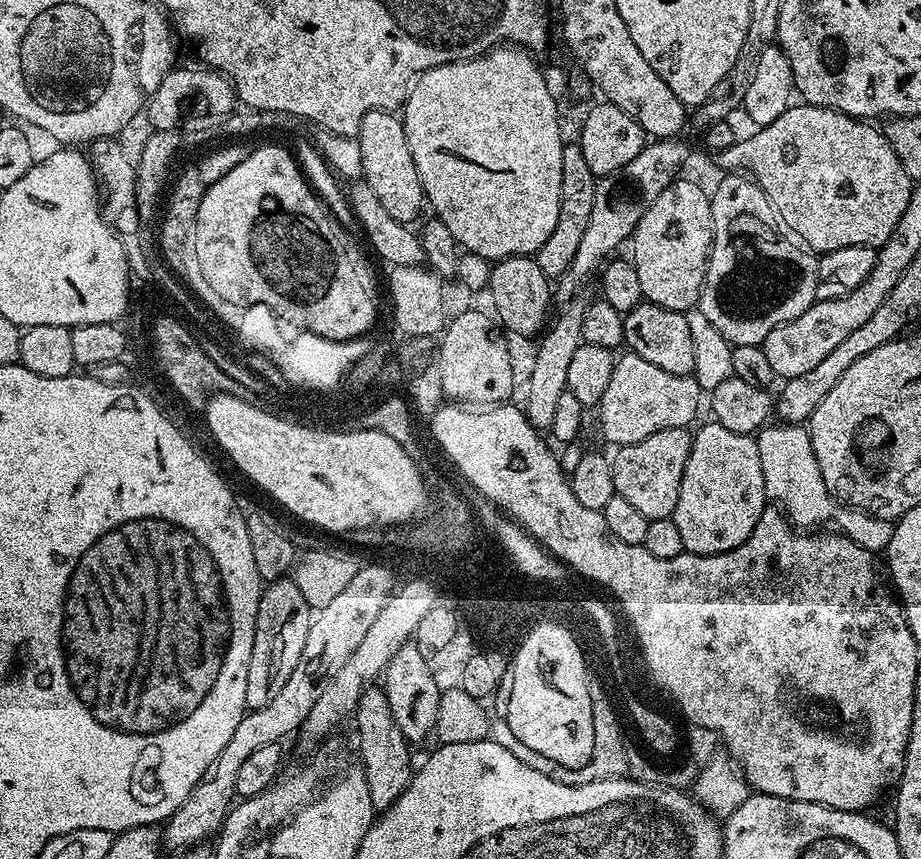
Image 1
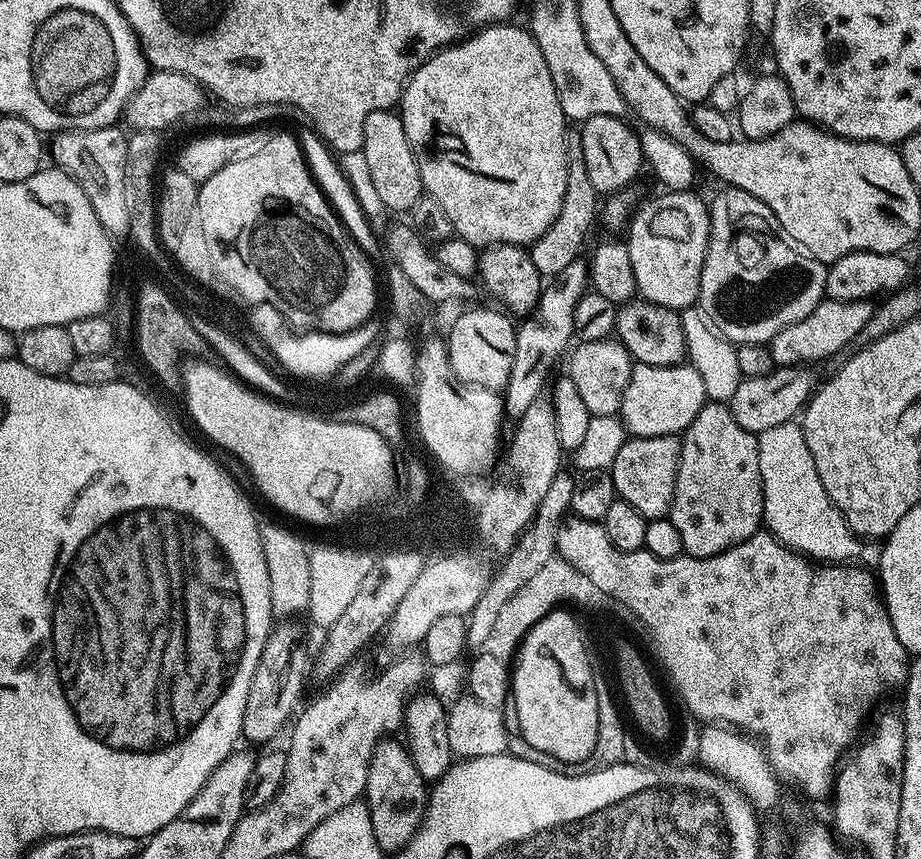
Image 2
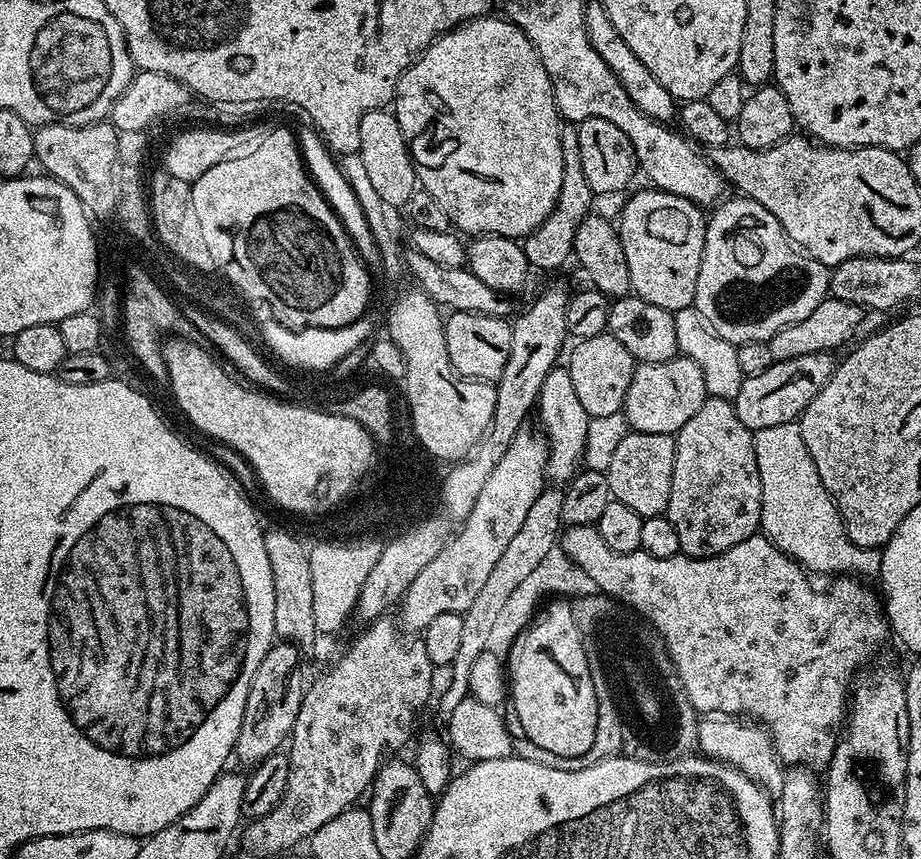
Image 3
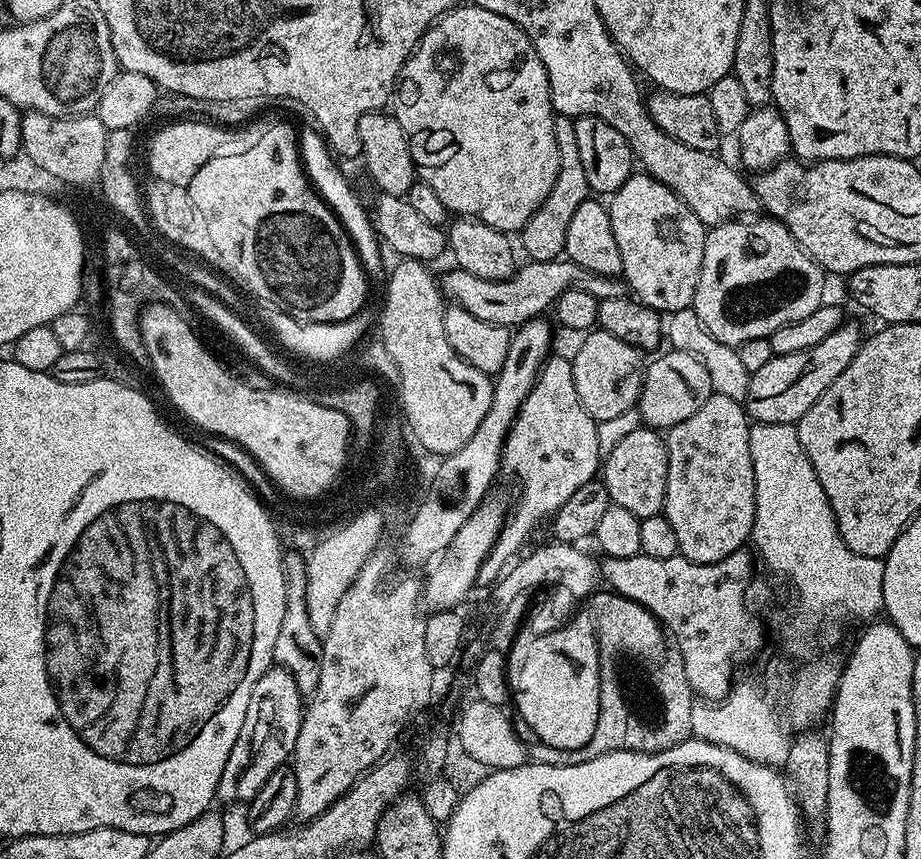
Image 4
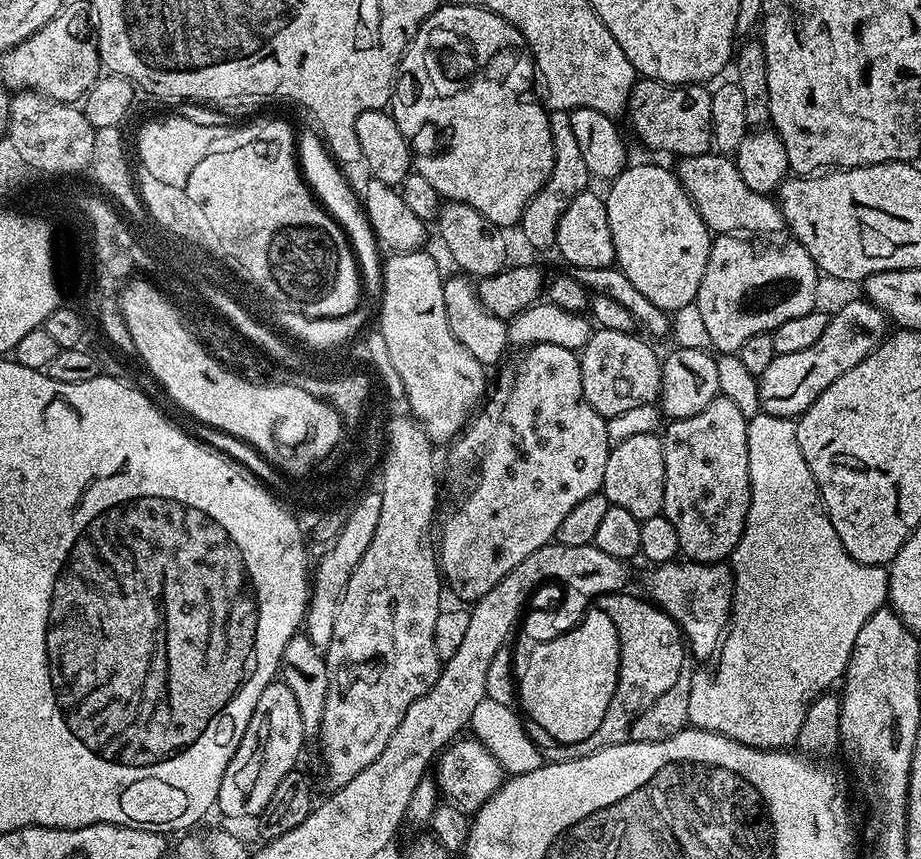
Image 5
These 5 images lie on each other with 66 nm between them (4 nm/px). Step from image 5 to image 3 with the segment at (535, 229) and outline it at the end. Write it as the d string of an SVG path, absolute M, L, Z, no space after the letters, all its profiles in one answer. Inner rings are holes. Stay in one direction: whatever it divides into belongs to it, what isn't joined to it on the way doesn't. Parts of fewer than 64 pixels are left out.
M572 122L561 123L562 154L564 169L562 170L562 190L558 190L558 202L554 210L529 236L523 237L522 247L529 265L533 269L541 268L548 272L551 268L560 268L573 255L574 236L578 234L578 226L593 211L594 193L590 190L590 182L586 182L586 174L582 174L582 154L578 154L577 125Z

